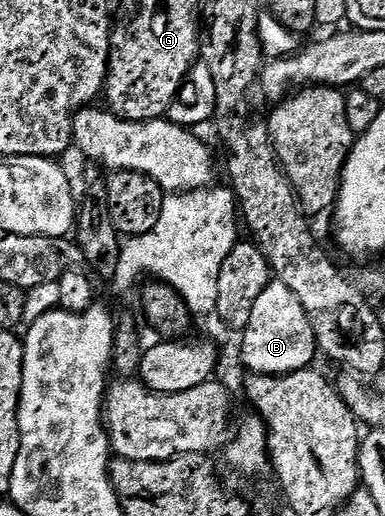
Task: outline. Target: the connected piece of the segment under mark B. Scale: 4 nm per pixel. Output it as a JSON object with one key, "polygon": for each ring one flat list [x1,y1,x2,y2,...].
{"polygon":[[273,279,254,303,253,315,250,316,241,337,243,361,251,373,275,376,295,373,297,370,310,368,318,354,318,345,308,313,297,295,278,279]]}

